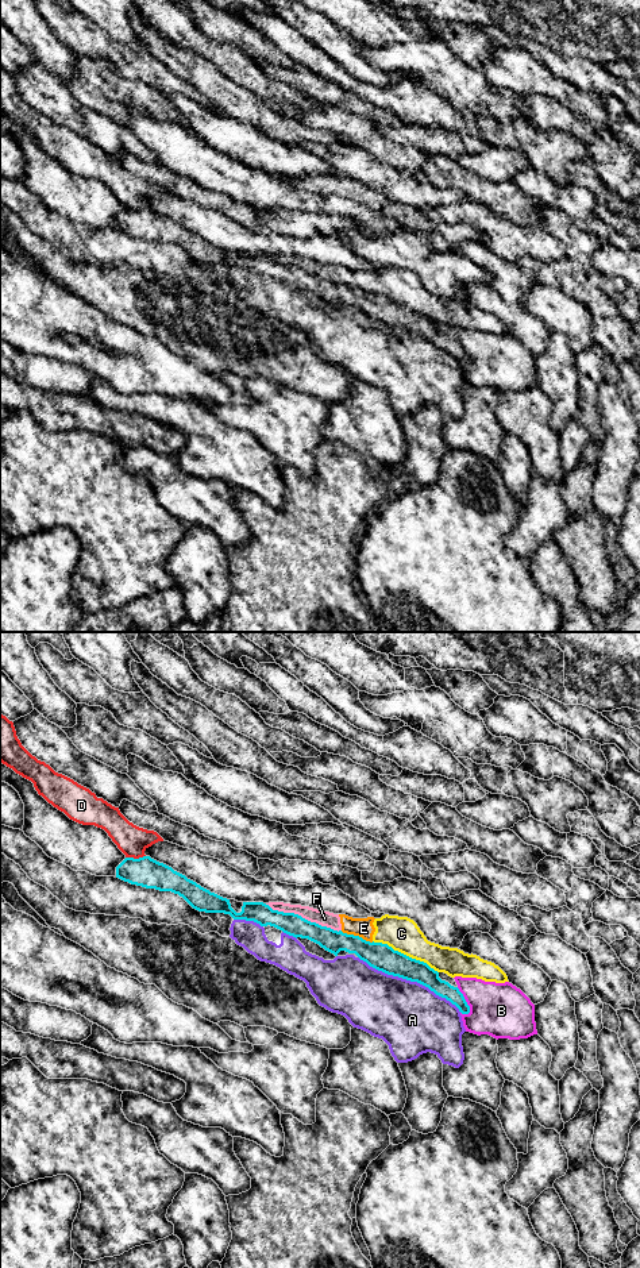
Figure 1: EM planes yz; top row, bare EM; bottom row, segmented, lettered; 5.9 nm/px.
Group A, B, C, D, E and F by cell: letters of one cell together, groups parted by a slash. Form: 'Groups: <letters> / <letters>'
Groups: A / B / C E F / D

